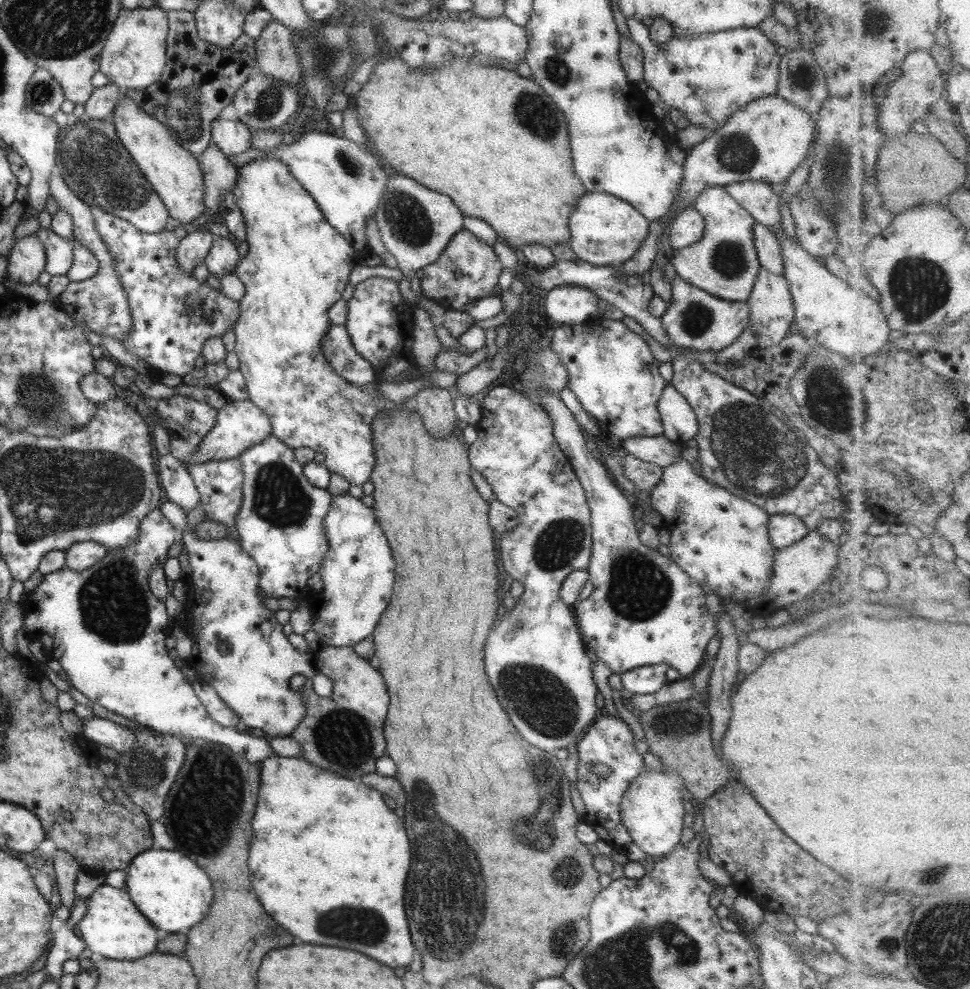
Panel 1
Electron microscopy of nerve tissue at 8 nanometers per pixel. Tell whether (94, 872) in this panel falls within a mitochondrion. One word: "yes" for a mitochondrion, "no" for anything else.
no

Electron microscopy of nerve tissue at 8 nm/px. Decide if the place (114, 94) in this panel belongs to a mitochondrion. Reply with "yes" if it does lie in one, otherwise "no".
no

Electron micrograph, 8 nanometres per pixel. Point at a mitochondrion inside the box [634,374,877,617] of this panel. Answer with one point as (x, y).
(763, 457)

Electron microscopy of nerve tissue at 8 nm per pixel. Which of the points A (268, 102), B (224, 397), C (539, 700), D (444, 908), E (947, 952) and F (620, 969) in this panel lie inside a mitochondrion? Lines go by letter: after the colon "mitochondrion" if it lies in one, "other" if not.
A: mitochondrion
B: other
C: mitochondrion
D: mitochondrion
E: mitochondrion
F: mitochondrion

